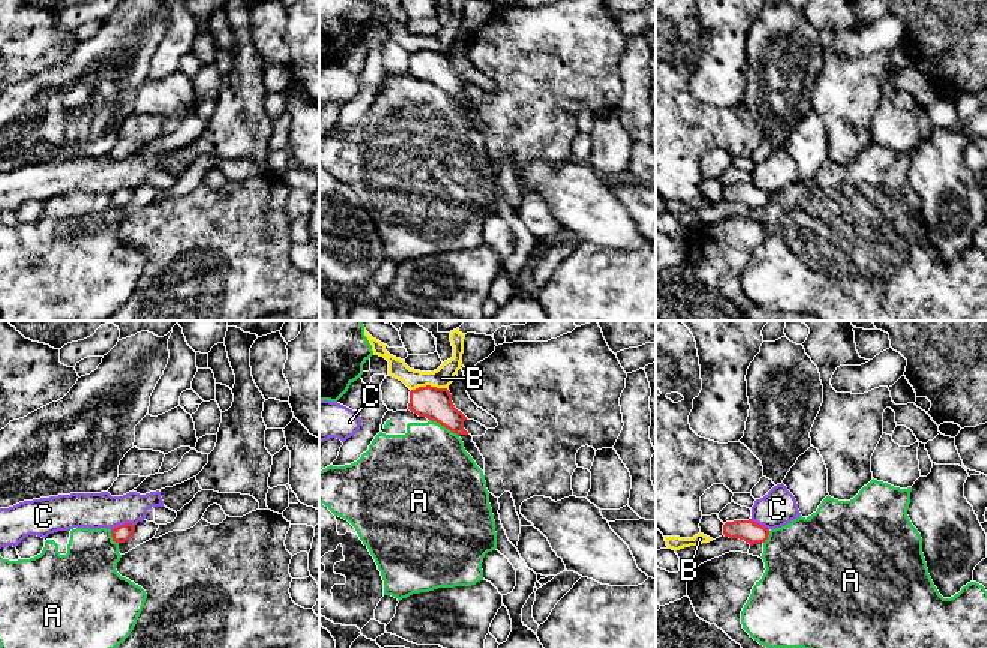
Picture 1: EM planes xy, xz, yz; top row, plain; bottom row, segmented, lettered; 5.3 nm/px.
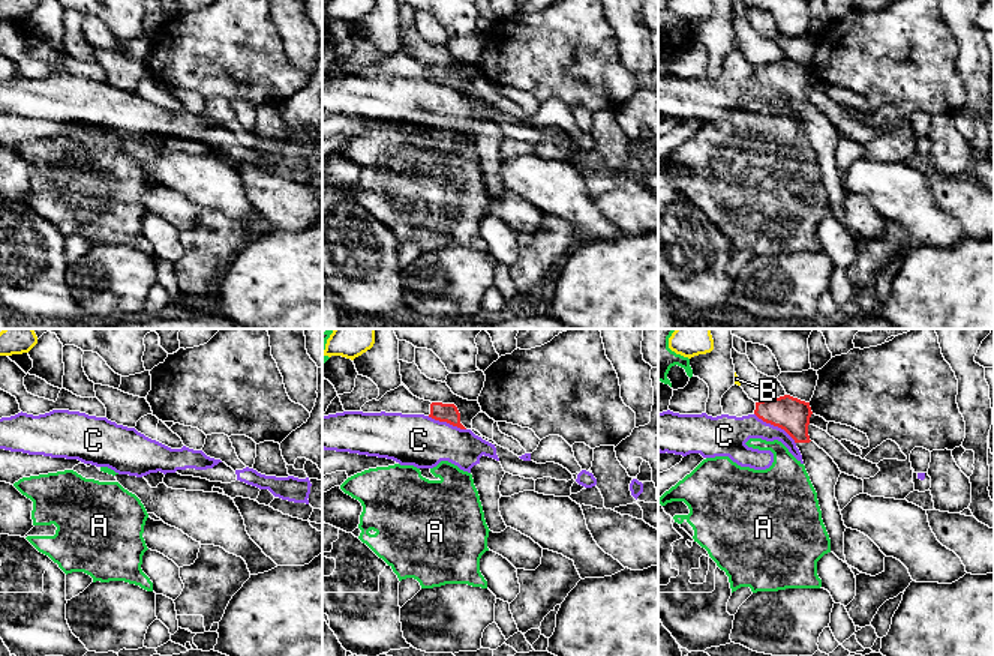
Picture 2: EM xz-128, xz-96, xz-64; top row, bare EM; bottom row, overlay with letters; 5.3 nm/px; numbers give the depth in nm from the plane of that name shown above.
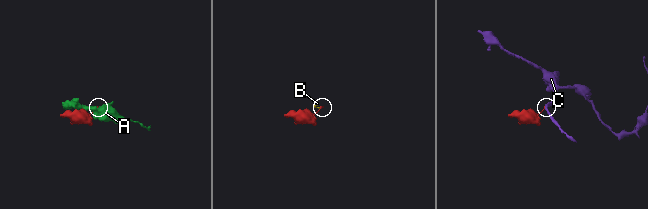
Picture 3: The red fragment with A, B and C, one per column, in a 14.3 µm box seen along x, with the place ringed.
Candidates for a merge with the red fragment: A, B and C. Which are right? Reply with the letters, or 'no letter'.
no letter

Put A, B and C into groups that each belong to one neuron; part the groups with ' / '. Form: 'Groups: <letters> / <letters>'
Groups: A / B / C

